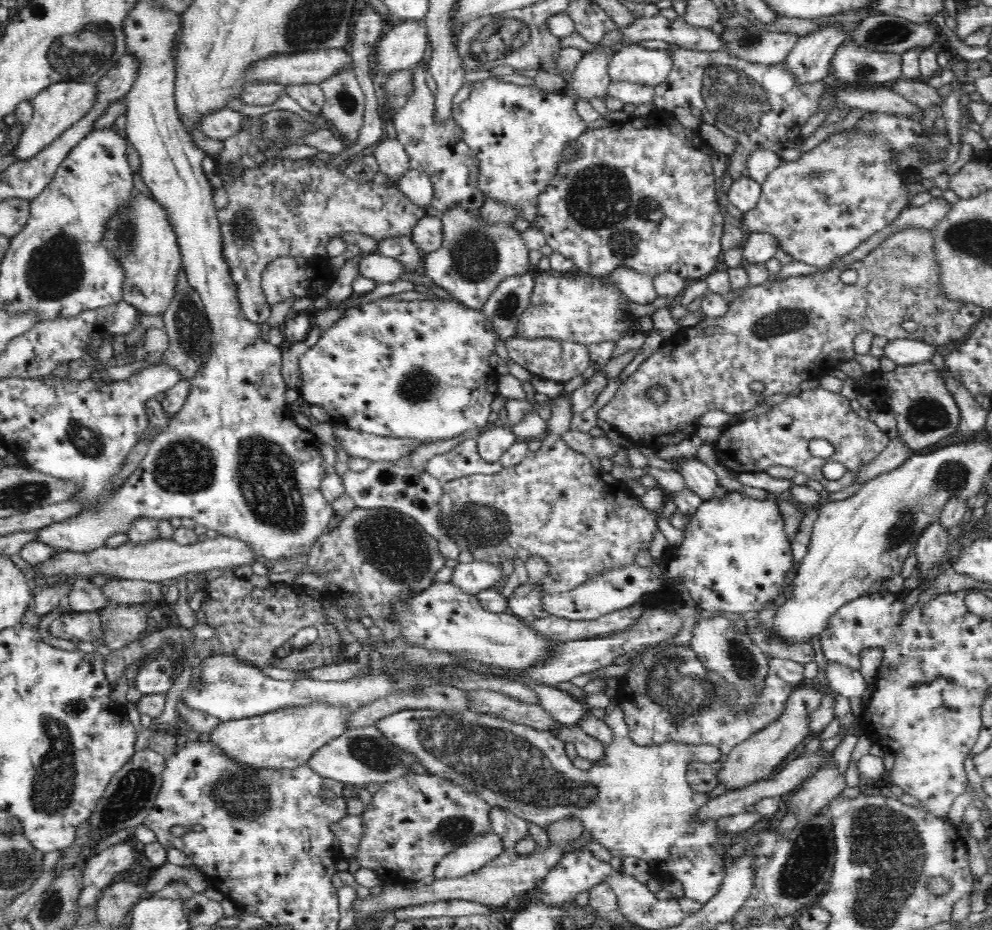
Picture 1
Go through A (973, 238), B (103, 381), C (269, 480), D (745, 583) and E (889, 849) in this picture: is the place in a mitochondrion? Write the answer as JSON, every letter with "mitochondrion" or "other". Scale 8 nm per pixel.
{"A":"mitochondrion","B":"other","C":"mitochondrion","D":"other","E":"mitochondrion"}

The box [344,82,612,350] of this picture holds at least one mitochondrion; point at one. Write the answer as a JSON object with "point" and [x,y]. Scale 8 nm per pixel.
{"point":[474,254]}

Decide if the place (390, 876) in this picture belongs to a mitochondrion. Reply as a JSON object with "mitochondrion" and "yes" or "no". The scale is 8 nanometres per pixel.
{"mitochondrion":"no"}

